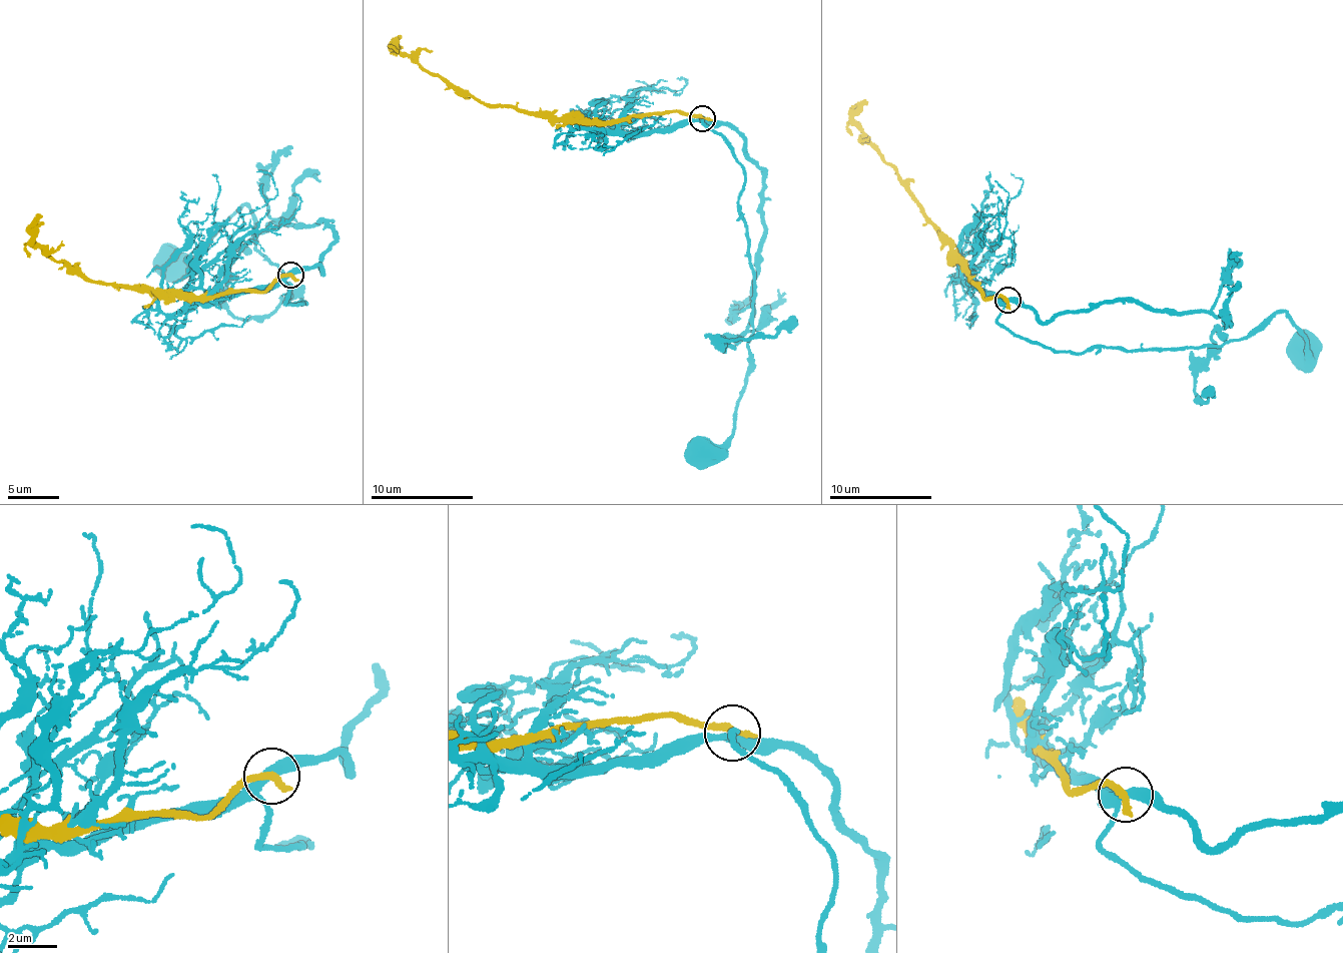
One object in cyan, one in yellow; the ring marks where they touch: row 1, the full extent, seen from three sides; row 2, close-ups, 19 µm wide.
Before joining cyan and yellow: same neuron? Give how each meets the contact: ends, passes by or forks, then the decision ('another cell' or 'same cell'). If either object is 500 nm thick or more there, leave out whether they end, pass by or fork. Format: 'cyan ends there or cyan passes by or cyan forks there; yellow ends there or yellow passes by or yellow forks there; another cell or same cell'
cyan forks there; yellow ends there; another cell

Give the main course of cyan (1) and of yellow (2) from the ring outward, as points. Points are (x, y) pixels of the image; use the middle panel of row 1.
1: (700, 117), (723, 138), (744, 170), (738, 208), (753, 272), (745, 385), (732, 433), (703, 452)
2: (703, 117), (676, 112), (565, 124), (552, 114), (491, 107), (429, 74), (400, 48)

